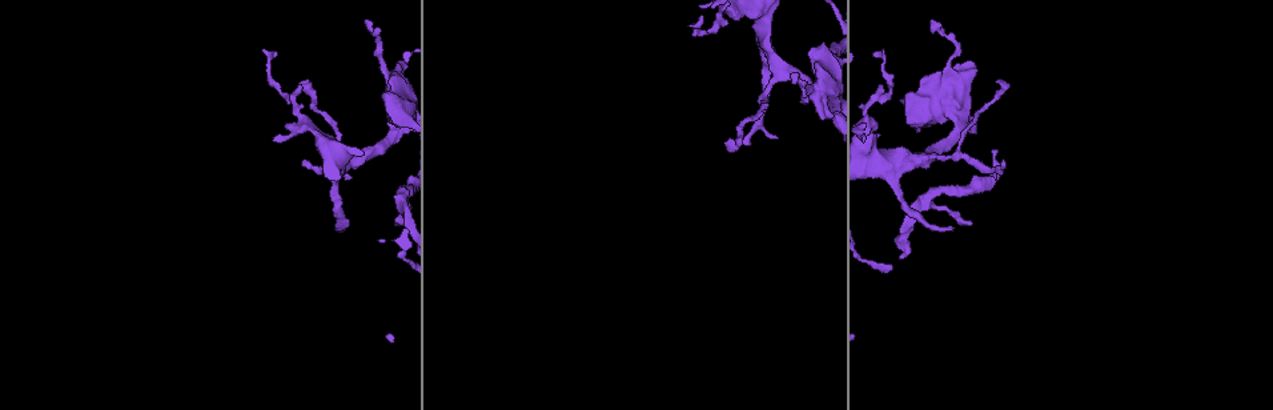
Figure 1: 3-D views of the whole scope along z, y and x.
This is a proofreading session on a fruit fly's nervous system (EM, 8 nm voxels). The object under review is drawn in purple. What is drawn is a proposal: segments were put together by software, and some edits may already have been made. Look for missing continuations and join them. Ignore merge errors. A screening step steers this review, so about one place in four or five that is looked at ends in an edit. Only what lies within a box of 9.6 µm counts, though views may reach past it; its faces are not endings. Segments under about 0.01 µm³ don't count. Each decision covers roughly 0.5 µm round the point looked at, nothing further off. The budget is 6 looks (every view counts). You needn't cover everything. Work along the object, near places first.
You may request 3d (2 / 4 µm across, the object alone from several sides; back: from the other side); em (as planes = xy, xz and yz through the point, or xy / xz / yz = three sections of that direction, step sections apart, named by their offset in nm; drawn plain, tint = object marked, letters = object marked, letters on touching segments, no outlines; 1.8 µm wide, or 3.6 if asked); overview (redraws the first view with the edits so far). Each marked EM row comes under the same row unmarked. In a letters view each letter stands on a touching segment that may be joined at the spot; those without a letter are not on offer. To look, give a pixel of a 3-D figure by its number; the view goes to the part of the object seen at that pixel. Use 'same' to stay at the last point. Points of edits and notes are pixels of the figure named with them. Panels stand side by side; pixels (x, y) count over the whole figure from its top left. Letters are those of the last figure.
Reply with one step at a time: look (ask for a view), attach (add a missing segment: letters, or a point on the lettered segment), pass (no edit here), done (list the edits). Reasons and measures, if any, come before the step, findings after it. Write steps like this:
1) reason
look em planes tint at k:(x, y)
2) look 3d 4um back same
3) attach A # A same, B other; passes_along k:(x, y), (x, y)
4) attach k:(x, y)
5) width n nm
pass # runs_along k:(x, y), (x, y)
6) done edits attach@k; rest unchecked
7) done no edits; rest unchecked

free end
look 3d 4um at 1:(700, 17)

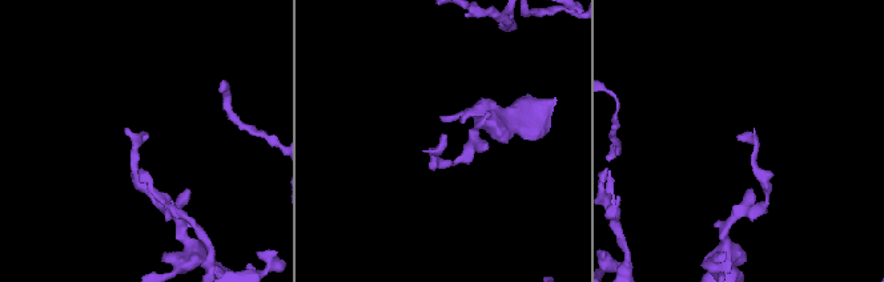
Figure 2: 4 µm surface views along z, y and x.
look em planes letters at 2:(145, 138)

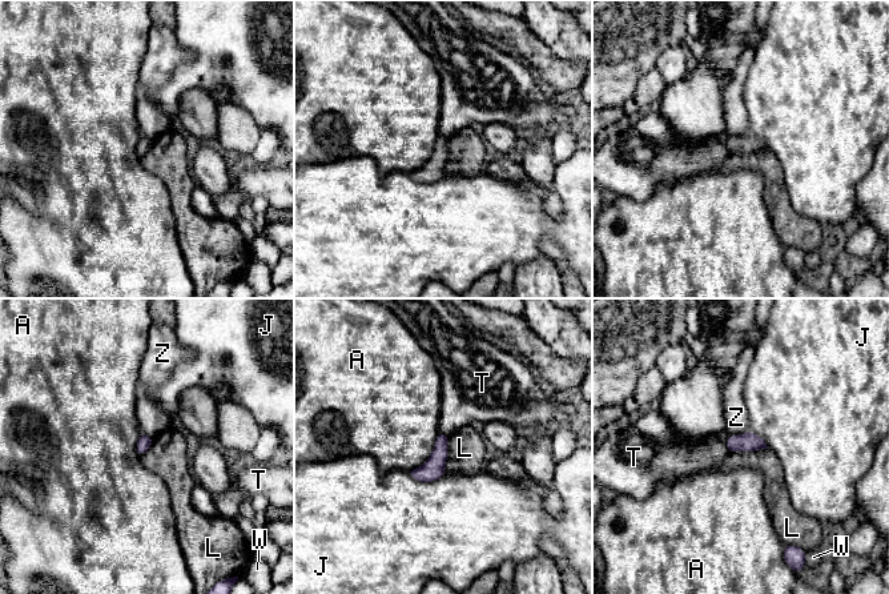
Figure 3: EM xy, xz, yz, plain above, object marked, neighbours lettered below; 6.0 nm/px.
pass # A other, J other, L other, T other, W other, Z other; border 3:(768, 448), (728, 453); no lettered segment goes on from it

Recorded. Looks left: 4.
free end
look 3d 2um at 1:(366, 21)

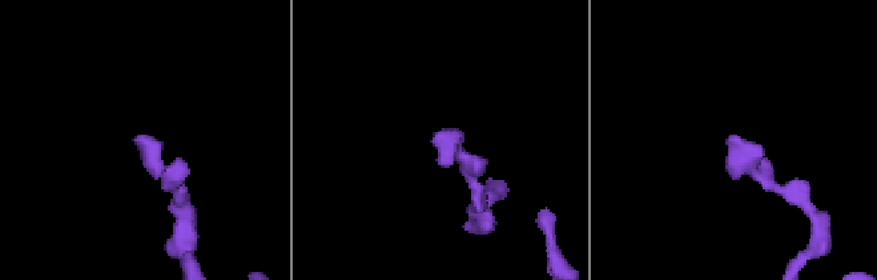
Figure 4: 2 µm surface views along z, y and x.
look em 3.6um xz step 4 letters at 4:(139, 135)

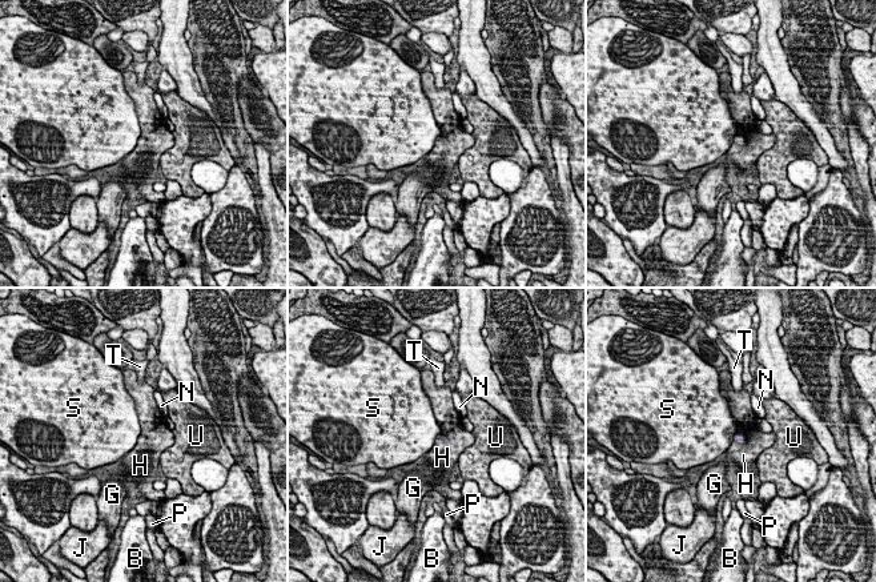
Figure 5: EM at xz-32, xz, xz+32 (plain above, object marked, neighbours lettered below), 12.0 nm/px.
look em 3.6um yz step 8 letters same

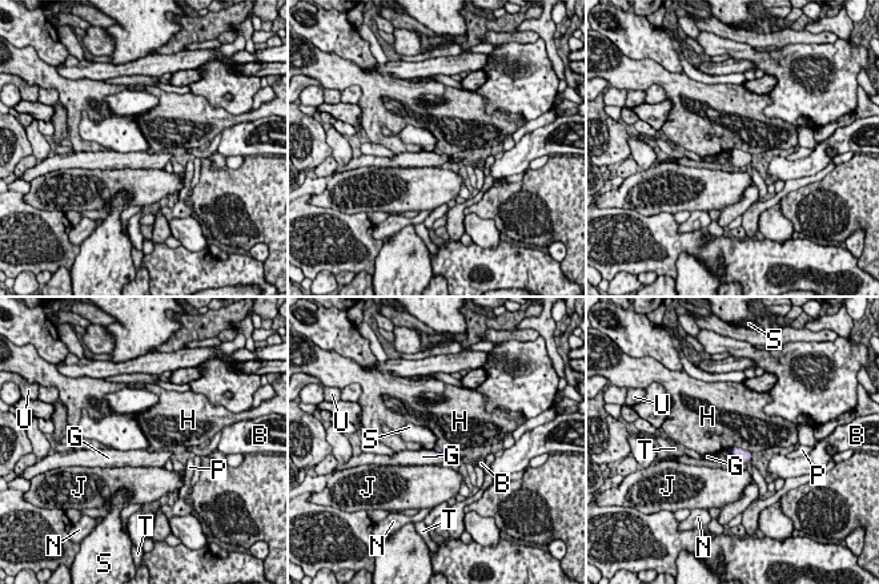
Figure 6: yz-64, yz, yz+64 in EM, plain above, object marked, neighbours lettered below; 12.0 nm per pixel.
pass # B other, G other, H other, J other, N other, P other, S other, T other, U other; border 6:(730, 448), (737, 446), (751, 452); none of them fits

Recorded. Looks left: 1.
done no edits; rest unchecked

